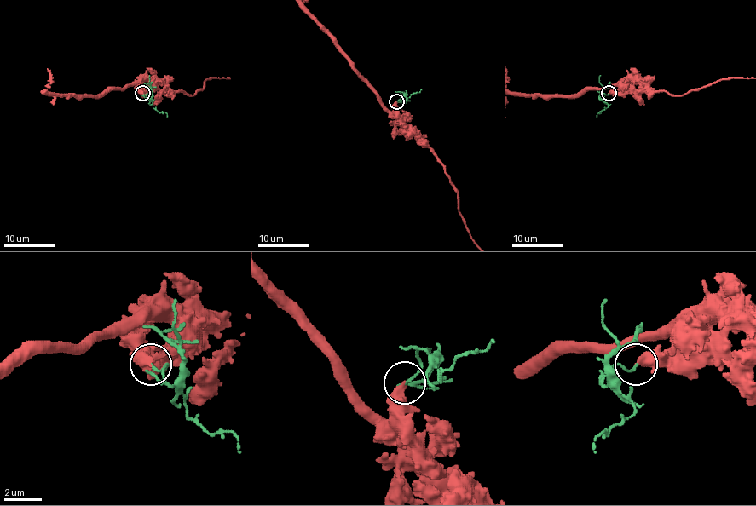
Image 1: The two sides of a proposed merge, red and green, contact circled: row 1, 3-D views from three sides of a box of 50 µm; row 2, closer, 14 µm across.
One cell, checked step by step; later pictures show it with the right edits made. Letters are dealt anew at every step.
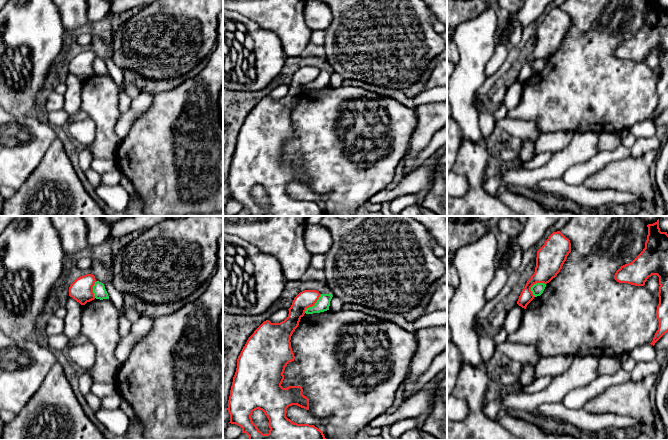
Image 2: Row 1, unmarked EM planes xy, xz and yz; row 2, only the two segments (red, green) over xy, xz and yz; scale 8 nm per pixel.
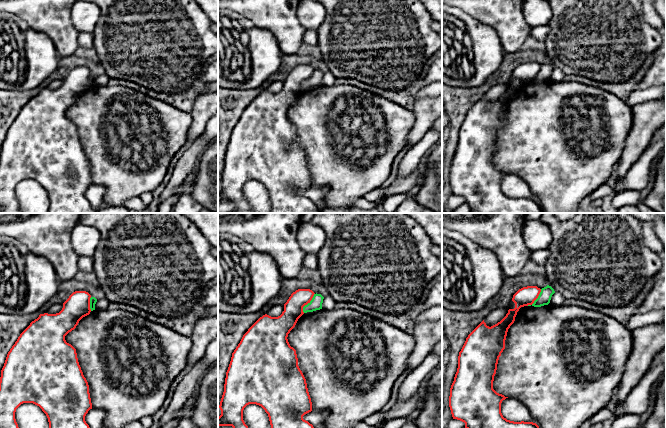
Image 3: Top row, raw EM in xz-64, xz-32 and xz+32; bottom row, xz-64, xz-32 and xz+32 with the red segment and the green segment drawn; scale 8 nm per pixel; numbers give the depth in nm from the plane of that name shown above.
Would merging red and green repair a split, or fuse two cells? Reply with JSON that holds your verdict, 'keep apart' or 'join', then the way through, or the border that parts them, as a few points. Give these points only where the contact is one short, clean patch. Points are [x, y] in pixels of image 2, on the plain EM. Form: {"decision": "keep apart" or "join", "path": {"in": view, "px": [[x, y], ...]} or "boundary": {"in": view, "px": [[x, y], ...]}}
{"decision": "keep apart", "boundary": {"in": "yz", "px": [[545, 59], [535, 59], [531, 63], [533, 72]]}}

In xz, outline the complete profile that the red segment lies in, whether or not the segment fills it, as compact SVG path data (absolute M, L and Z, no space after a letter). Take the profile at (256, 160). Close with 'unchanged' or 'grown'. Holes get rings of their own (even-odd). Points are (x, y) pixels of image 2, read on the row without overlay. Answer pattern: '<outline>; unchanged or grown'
M316 66L300 68L288 85L288 93L280 99L271 99L269 96L263 98L248 114L238 132L227 186L230 190L229 199L240 202L242 209L249 212L248 216L326 216L323 208L314 201L297 200L286 193L286 185L292 181L309 186L309 175L302 170L301 162L281 162L285 143L295 135L291 124L291 112L306 85L314 82L320 71ZM257 185L262 186L269 196L268 210L259 207L252 197L252 188Z; unchanged

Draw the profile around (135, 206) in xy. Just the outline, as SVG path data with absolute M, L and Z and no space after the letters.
M121 174L119 184L122 185L132 197L128 202L127 207L129 216L146 216L143 212L143 199L134 187L133 183L125 175Z

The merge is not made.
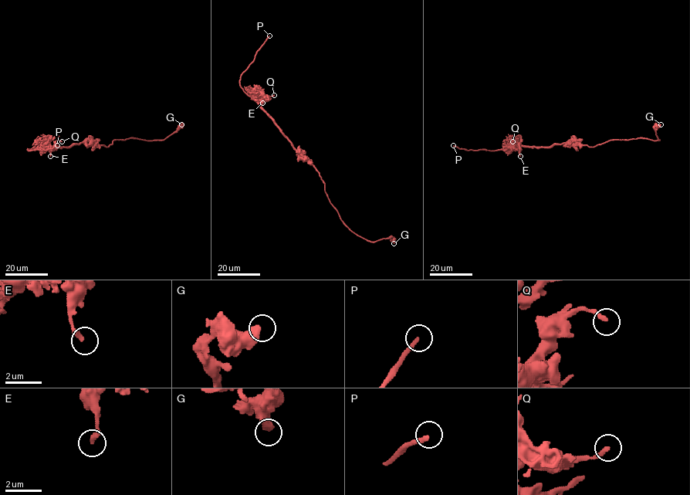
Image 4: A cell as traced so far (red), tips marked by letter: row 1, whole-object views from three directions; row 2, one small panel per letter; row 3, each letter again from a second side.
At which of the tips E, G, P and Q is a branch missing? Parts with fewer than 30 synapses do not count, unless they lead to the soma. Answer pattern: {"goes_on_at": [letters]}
{"goes_on_at": ["P"]}

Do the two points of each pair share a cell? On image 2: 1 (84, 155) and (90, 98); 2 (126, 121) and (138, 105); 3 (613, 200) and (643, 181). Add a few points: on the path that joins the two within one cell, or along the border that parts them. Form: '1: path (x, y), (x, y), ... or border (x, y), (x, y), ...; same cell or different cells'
1: border (87, 146), (93, 157); different cells
2: path (127, 117), (135, 109); same cell
3: border (602, 189), (614, 189), (632, 193), (641, 200); different cells

